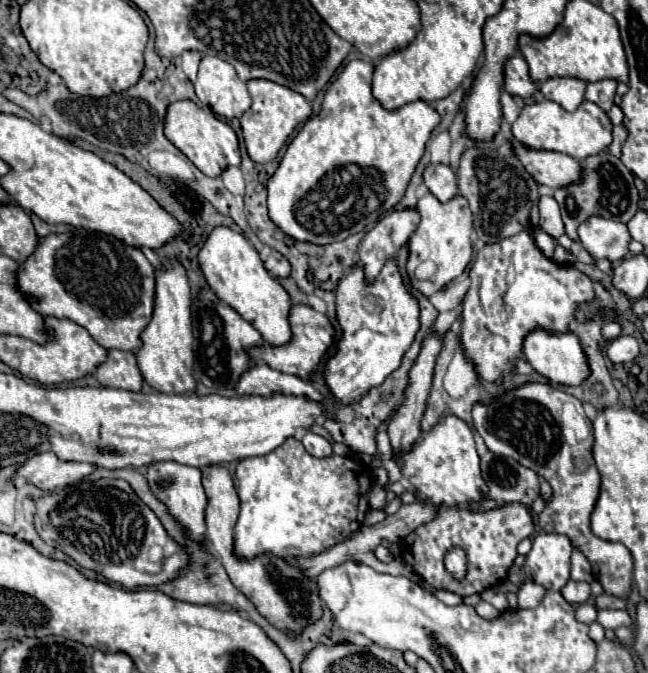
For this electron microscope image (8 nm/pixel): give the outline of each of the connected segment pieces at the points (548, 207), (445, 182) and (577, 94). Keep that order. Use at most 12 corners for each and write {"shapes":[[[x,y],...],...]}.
{"shapes":[[[540,198],[540,228],[554,240],[564,234],[560,208]],[[428,166],[424,184],[440,200],[458,196],[450,166]],[[550,78],[540,92],[568,112],[582,104],[586,82]]]}

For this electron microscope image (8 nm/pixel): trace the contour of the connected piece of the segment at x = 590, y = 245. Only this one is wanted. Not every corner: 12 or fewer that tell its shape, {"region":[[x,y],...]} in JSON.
{"region":[[588,218],[578,238],[594,260],[620,262],[632,240],[626,224]]}

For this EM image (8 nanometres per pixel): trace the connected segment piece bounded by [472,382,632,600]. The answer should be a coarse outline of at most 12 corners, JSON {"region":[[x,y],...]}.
{"region":[[530,382],[476,404],[488,450],[552,486],[542,530],[568,536],[626,600],[632,554],[590,530],[600,492],[582,402]]}

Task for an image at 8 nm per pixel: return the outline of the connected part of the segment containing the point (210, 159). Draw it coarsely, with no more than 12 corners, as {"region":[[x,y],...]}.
{"region":[[192,100],[164,134],[202,174],[240,166],[236,132]]}

